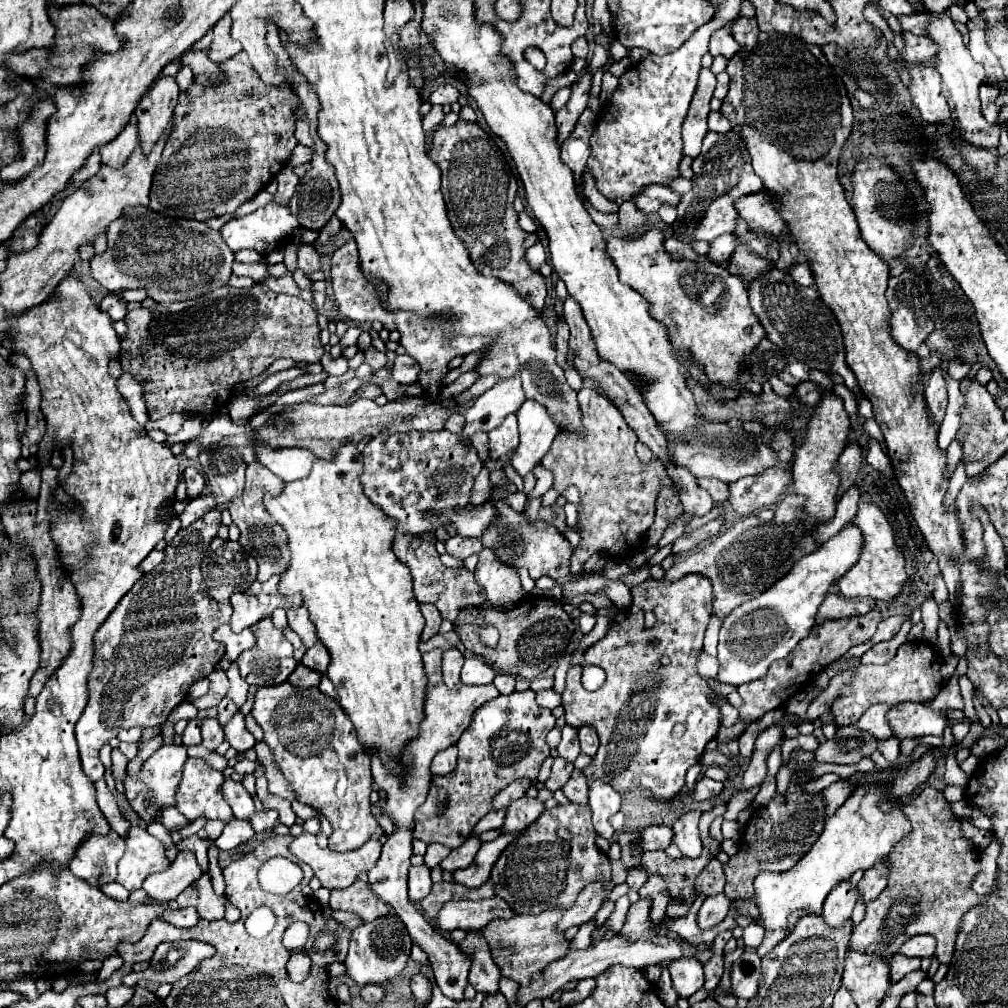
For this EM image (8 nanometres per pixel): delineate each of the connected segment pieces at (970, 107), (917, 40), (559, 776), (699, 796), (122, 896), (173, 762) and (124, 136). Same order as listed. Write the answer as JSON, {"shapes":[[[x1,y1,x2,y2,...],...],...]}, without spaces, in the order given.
{"shapes":[[[941,13,941,15,931,15,933,19,929,21,929,27,927,27,927,37,937,45,937,65,935,69,939,71,943,83,941,83,941,89,945,93,945,99,949,103,949,109,951,109,951,121,955,125,955,129,959,131,959,135,979,147,979,143,987,143,987,141,997,141,997,135,995,135,995,123,987,123,985,117,981,115,979,111,979,95,977,95,977,89,979,85,983,83,985,79,985,69,981,69,981,65,977,65,969,53,969,49,965,47,963,43,963,37,961,33,957,31,957,27,953,25,953,19,949,13]],[[903,33,903,53,901,59,905,63,913,61,927,61,933,57,933,43,925,35,913,35,913,33]],[[555,757,551,775,549,775,549,779,544,783,545,787,553,792,557,791,557,789,563,789,563,785,569,779,571,771,573,771,573,765,569,761,565,761,563,757]],[[701,777,701,779,695,783,695,789,691,791,691,799,693,799,695,803,707,801,707,799,711,799,711,797,717,797,717,795,721,793,721,789,723,789,723,783,713,781,713,779,709,779,709,777]],[[111,882,104,885,101,888,101,891,103,891,107,896,121,901,127,900,129,897,129,892,117,882]],[[183,745,175,747,161,747,155,751,155,755,151,755,141,771,137,775,131,775,127,773,125,775,125,781,123,781,123,789,125,789,125,795,127,795,127,801,129,805,133,807,133,811,145,821,145,823,151,823,155,821,155,817,159,815,159,811,163,807,175,807,177,805,177,799,175,799,175,793,177,793,177,787,179,787,179,781,181,781,181,773,183,773,183,763,187,761,187,749]],[[127,125,113,141,109,141,107,145,103,145,99,149,101,159,103,159,105,165,119,169,129,161,133,149,137,145,139,145,139,141,137,141,137,125]]]}

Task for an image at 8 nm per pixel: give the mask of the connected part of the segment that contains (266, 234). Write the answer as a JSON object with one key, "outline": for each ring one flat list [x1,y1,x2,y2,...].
{"outline":[[267,203,245,217,231,219,219,233,231,251,255,249,257,253,267,255,281,247,283,239,297,225,299,223,295,215,291,215,289,207]]}

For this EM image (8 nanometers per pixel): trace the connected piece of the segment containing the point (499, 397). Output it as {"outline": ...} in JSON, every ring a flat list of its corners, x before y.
{"outline":[[519,373,511,379,499,381,493,389,479,395,473,407,465,413,467,425,463,429,463,437,471,437,477,431,495,429,509,413,517,413,525,399]]}

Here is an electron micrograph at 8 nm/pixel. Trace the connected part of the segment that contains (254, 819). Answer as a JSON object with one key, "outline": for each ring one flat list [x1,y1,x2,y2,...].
{"outline":[[263,809,262,811,255,812,249,821,254,831,260,833,275,827,278,821,278,813,275,810]]}

